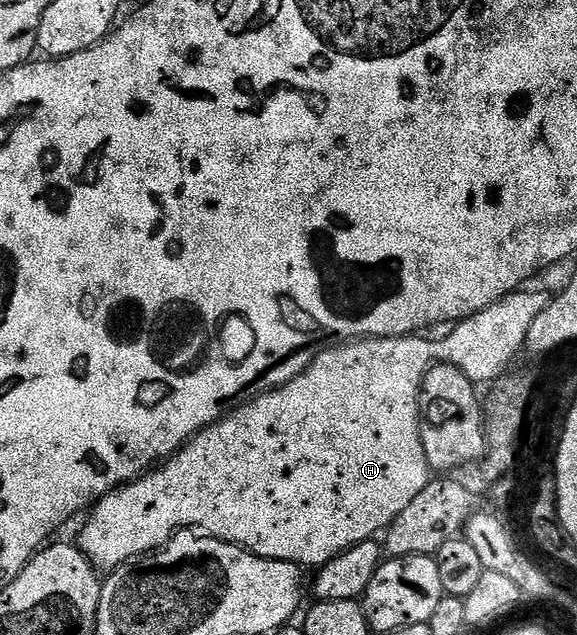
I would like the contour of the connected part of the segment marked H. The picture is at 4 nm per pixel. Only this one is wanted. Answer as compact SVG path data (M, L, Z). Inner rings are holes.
M528 290L513 291L511 295L506 296L499 303L482 309L468 319L459 320L449 330L453 331L449 335L442 336L437 343L431 343L430 340L424 339L428 337L415 334L399 335L389 339L369 337L329 346L316 356L316 360L301 375L294 377L294 381L282 385L277 391L268 391L253 399L251 403L243 404L231 413L225 414L211 427L205 427L203 431L192 436L171 459L161 462L159 466L141 475L140 478L116 488L115 491L109 491L107 495L100 498L91 508L90 516L92 515L92 520L88 523L88 532L78 540L79 546L84 554L92 560L93 564L108 563L107 565L112 565L117 561L135 561L141 555L147 555L149 551L156 551L172 540L173 535L178 531L199 529L201 532L211 535L214 539L221 539L227 543L236 543L240 547L245 547L247 551L253 551L258 557L298 563L304 569L309 569L308 567L319 569L330 562L332 558L338 557L360 542L365 542L367 539L387 532L392 522L402 513L402 509L406 509L406 505L410 505L410 501L414 501L414 497L418 497L418 493L422 493L422 489L426 489L426 485L430 482L430 468L426 461L426 453L422 449L422 437L420 436L420 386L424 380L424 374L435 363L449 363L458 369L462 369L462 373L466 373L466 377L470 377L472 383L477 385L495 383L501 375L513 366L511 363L515 361L516 354L520 350L522 352L525 350L530 325L534 325L534 317L538 317L538 313L542 313L542 309L546 309L546 305L552 303L553 296L551 294L547 295L544 291Z

